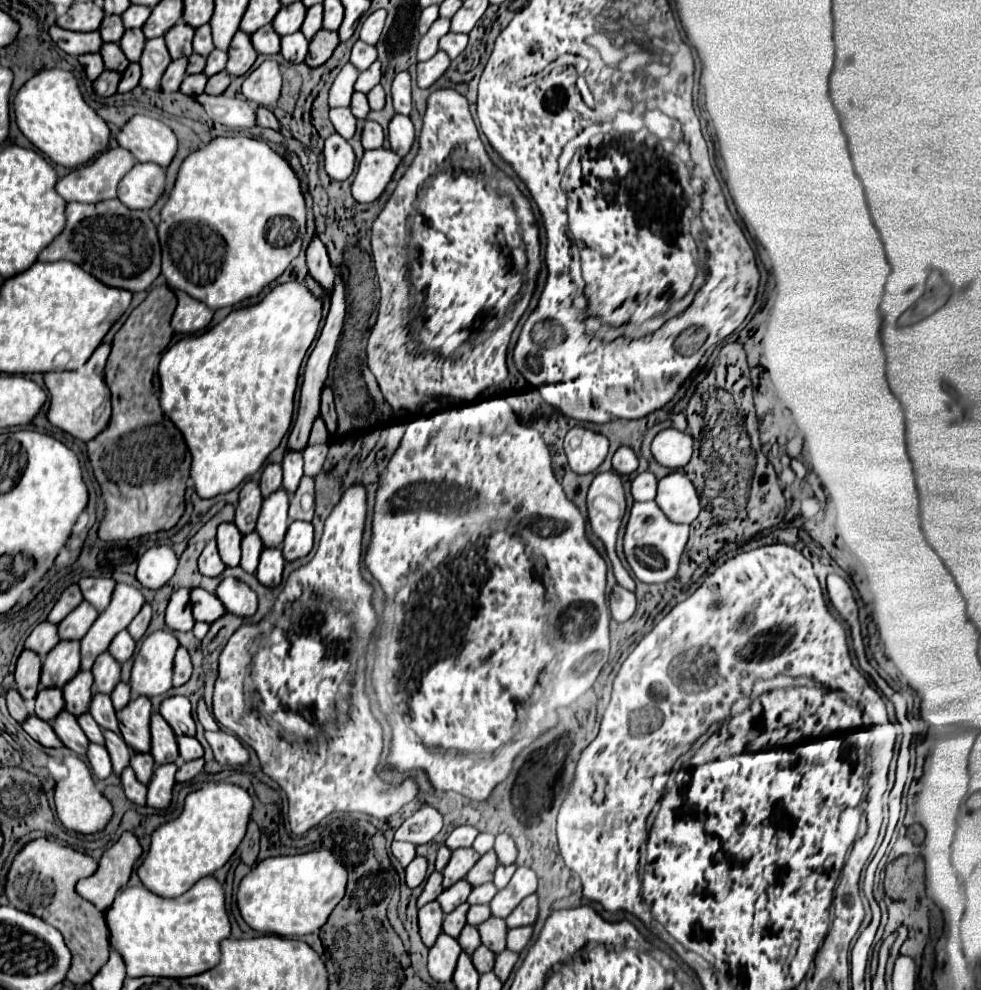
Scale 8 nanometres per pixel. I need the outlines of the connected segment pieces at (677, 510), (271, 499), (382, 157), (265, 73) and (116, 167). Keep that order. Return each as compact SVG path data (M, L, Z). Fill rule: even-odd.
M679 471L669 473L659 481L655 501L673 523L693 523L701 511L697 489Z
M283 489L271 493L263 501L257 521L257 533L263 539L265 547L279 547L283 543L289 527L287 509L289 509L289 495Z
M391 149L365 151L351 185L353 197L359 203L377 201L387 189L387 185L391 183L399 163L401 163L401 157L397 157L397 153L391 153Z
M273 59L263 61L243 83L243 95L253 105L271 107L281 95L281 73L279 63Z
M121 147L109 149L109 151L101 153L101 157L97 157L93 163L87 163L83 167L75 169L73 173L69 173L67 177L59 179L57 193L67 201L79 201L79 203L97 203L97 201L105 201L105 199L115 199L121 177L125 177L125 173L129 173L129 169L133 169L135 163L137 163L137 159L127 149L121 149Z

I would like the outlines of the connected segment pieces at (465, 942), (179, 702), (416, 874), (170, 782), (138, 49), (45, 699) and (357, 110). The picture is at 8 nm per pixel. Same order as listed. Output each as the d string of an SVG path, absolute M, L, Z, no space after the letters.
M465 925L465 929L461 931L461 937L459 937L459 943L463 947L465 953L473 953L479 945L481 945L481 937L479 937L479 931L477 927L471 927L471 925Z
M175 695L175 697L165 699L159 713L173 727L177 737L181 737L181 735L195 735L195 721L193 721L191 703L189 703L187 697Z
M415 857L411 865L405 869L405 881L409 887L419 887L427 877L427 859Z
M175 763L159 765L155 769L155 775L153 775L151 783L147 785L147 805L149 807L167 809L171 805L177 769L179 769L179 765L175 765Z
M127 29L123 39L119 41L121 49L125 51L127 59L133 61L133 63L139 63L141 59L141 53L143 53L143 47L145 47L145 35L143 35L143 29Z
M43 689L37 695L35 715L43 721L53 721L65 709L65 699L61 689Z
M355 93L353 95L353 101L351 101L351 111L355 117L359 119L365 119L369 115L369 101L367 101L367 95L365 93Z

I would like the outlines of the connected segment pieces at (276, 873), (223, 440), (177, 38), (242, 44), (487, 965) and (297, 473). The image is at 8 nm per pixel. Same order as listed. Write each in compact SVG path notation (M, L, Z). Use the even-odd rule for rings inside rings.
M327 849L293 857L269 857L257 863L241 881L237 891L239 911L245 923L261 933L291 939L317 933L327 923L335 905L345 897L347 873L345 865L339 865L337 857Z
M289 281L277 285L257 305L233 311L213 329L183 337L163 353L159 363L159 403L185 437L192 456L190 479L193 479L199 497L215 497L233 491L241 481L255 475L263 467L269 453L279 447L287 427L291 427L299 369L317 335L321 311L321 297L315 297L305 285ZM239 435L247 439L241 441L241 445L231 445Z
M179 21L173 29L169 29L169 33L165 35L165 41L173 59L189 57L193 53L193 35L195 35L195 29L185 25L185 21Z
M237 31L229 49L229 61L227 61L227 73L237 77L237 75L245 75L255 59L257 59L257 51L251 45L251 37L243 31Z
M481 945L475 953L473 953L473 965L479 973L489 973L493 971L493 961L495 961L495 953L491 949L487 949L485 945Z
M285 453L285 459L283 459L283 489L287 493L295 493L301 477L303 477L301 453Z

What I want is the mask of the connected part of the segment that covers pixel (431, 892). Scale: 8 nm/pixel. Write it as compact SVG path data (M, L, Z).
M435 871L435 873L429 875L429 879L427 879L427 883L425 883L425 889L423 889L421 897L417 899L417 907L423 907L423 905L427 905L429 901L435 901L435 897L439 897L439 895L443 893L441 881L443 881L443 873L437 873L437 871Z

